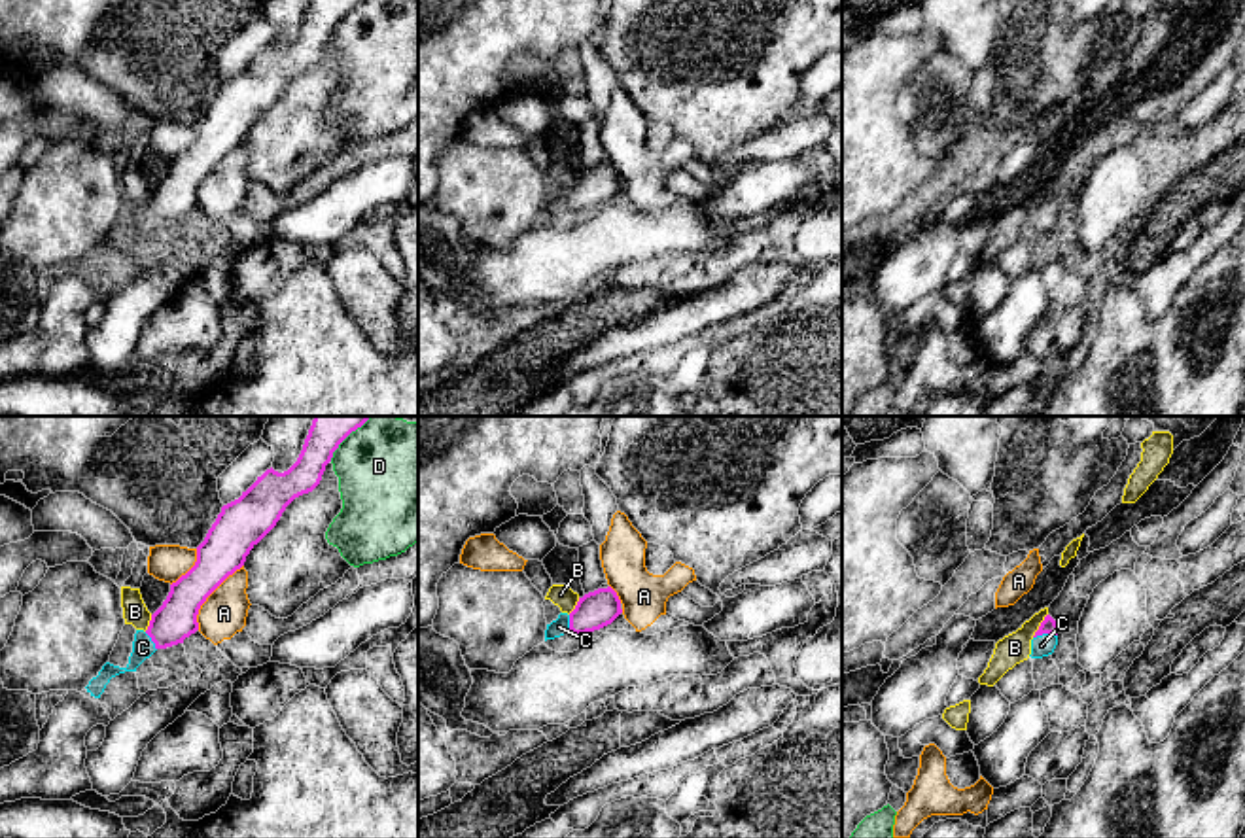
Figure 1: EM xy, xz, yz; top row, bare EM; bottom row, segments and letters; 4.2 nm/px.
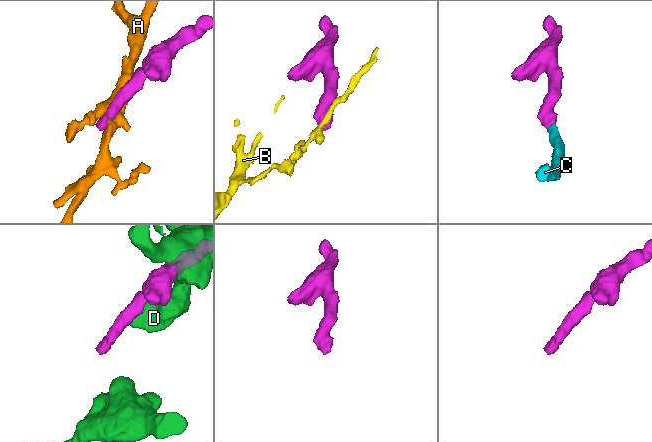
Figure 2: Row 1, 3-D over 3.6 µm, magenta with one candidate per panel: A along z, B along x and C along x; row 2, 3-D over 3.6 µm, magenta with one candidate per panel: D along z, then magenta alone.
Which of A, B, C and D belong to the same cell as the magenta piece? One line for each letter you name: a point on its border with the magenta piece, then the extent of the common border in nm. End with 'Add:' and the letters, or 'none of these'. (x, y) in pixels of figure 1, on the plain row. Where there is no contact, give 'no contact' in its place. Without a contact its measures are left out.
C: contact yz (1045, 209); length 110 nm
Add: C

